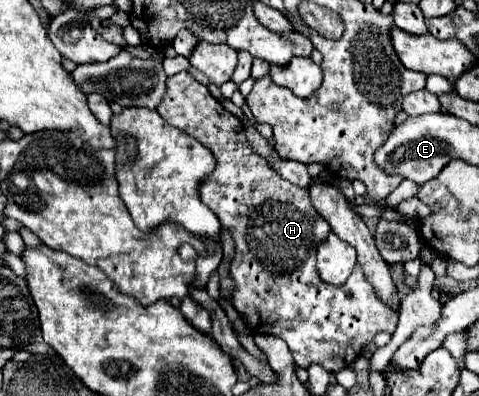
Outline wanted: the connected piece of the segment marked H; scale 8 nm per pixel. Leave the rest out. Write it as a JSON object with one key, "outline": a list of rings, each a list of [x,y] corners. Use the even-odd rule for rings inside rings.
{"outline":[[[188,71],[168,77],[166,95],[158,105],[158,113],[168,125],[174,125],[198,139],[204,147],[212,151],[216,159],[214,171],[200,181],[198,191],[202,203],[212,209],[212,213],[234,237],[236,253],[230,263],[230,277],[236,283],[236,291],[232,291],[232,305],[240,315],[244,315],[250,335],[280,337],[288,343],[294,361],[302,369],[308,369],[312,363],[318,363],[326,371],[336,373],[344,367],[350,367],[350,363],[360,355],[362,347],[368,341],[372,341],[376,333],[394,333],[398,313],[388,309],[378,299],[376,291],[366,281],[360,264],[354,267],[346,281],[346,287],[334,287],[320,279],[316,271],[316,247],[322,241],[322,237],[330,233],[330,225],[318,215],[318,211],[310,203],[308,189],[300,189],[286,181],[282,175],[274,173],[268,161],[252,151],[250,143],[246,141],[242,121],[234,117],[230,111],[226,111],[202,83],[198,83]]]}

